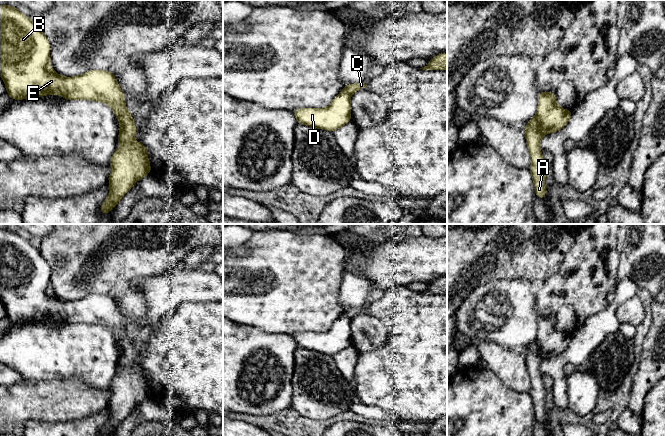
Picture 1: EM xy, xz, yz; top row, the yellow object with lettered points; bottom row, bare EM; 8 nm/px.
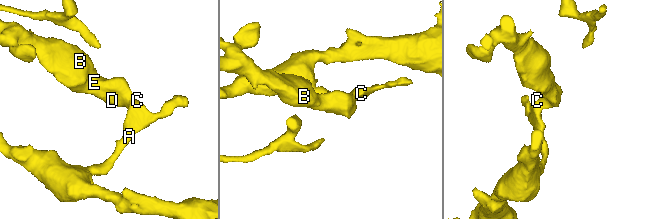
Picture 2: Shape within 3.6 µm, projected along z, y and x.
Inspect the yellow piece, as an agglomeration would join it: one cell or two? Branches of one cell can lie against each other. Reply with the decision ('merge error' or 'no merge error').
merge error

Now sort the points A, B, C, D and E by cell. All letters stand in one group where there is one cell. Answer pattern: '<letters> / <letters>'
A C / B D E

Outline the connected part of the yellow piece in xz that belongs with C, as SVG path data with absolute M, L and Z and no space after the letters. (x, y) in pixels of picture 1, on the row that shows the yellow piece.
M364 83L347 84L344 87L344 90L348 92L349 94L353 94L357 92L358 90L365 88L365 87L366 87L366 84Z

